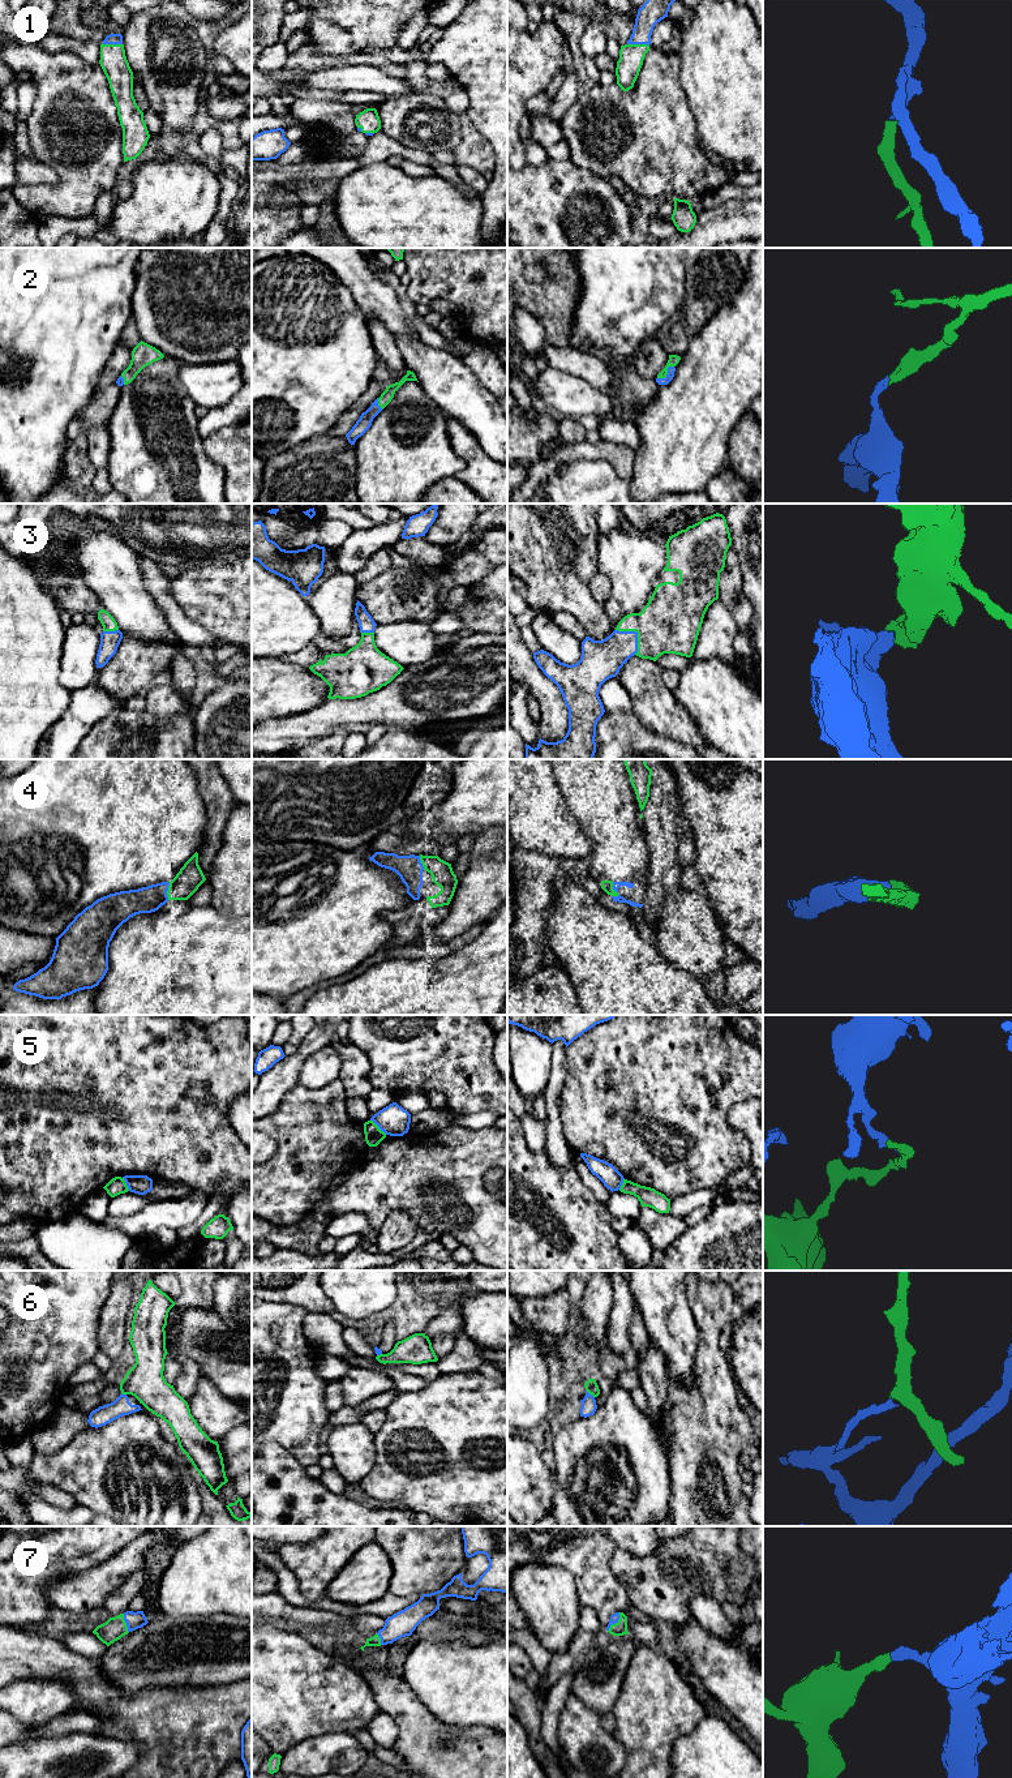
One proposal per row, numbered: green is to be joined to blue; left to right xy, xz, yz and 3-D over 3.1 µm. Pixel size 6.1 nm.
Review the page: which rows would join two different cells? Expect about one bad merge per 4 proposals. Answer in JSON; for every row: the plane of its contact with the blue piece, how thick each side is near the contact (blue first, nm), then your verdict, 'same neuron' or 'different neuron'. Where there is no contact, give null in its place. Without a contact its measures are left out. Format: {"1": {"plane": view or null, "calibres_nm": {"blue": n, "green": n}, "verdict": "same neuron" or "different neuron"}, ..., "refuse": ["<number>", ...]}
{"1": {"plane": "yz", "calibres_nm": {"blue": 140, "green": 150}, "verdict": "same neuron"}, "2": {"plane": "yz", "calibres_nm": {"blue": 50, "green": 70}, "verdict": "same neuron"}, "3": {"plane": "yz", "calibres_nm": {"blue": 220, "green": 360}, "verdict": "same neuron"}, "4": {"plane": "xy", "calibres_nm": {"blue": 160, "green": 160}, "verdict": "same neuron"}, "5": {"plane": "xz", "calibres_nm": {"blue": 190, "green": 110}, "verdict": "different neuron"}, "6": {"plane": "yz", "calibres_nm": {"blue": 100, "green": 80}, "verdict": "different neuron"}, "7": {"plane": "yz", "calibres_nm": {"blue": 60, "green": 90}, "verdict": "same neuron"}, "refuse": ["5", "6"]}

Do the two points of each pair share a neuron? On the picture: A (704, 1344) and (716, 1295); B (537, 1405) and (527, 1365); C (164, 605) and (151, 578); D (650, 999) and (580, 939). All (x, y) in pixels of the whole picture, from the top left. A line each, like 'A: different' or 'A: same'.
A: same
B: same
C: same
D: same

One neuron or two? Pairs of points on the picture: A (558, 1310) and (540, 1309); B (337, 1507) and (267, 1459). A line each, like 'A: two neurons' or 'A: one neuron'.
A: one neuron
B: one neuron

